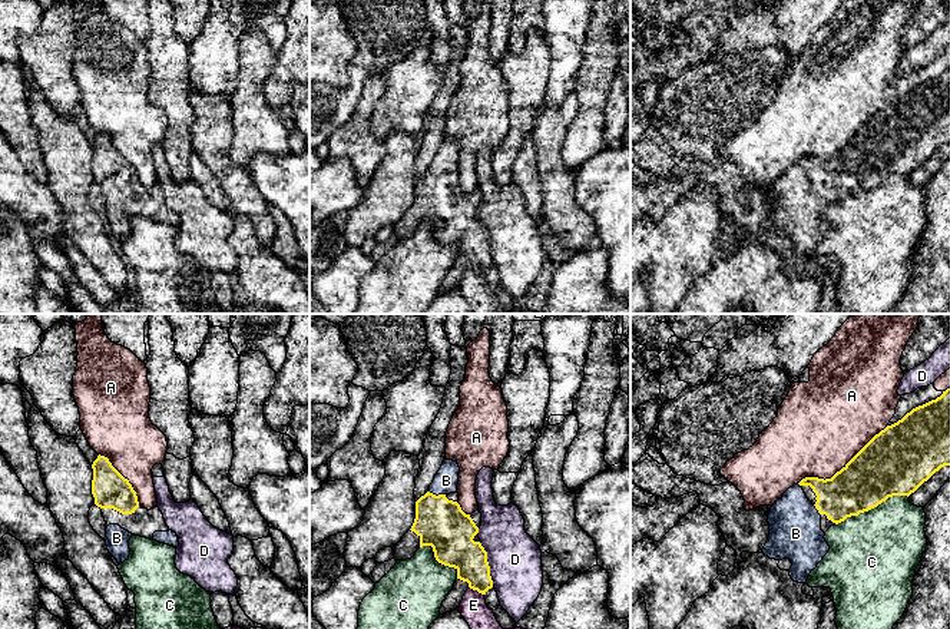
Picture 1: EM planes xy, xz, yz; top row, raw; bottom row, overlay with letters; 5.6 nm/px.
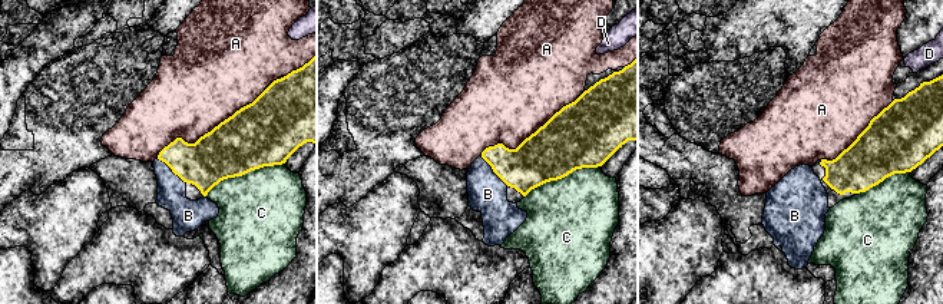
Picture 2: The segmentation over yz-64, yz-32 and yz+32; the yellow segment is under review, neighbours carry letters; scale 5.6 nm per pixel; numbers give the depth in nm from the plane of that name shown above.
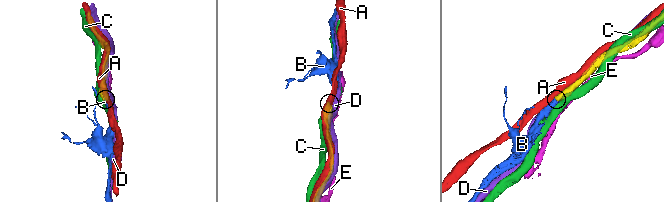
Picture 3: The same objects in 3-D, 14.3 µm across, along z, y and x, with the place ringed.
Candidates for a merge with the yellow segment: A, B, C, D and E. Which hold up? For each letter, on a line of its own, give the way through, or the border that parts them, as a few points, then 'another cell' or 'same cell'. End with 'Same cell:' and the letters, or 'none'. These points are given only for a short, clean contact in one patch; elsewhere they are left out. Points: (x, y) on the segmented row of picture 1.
A: another cell
B: way xz (440, 523), (439, 495), (439, 487), (446, 480); same cell
C: another cell
D: another cell
E: border xz (469, 586), (483, 595); another cell
Same cell: B

